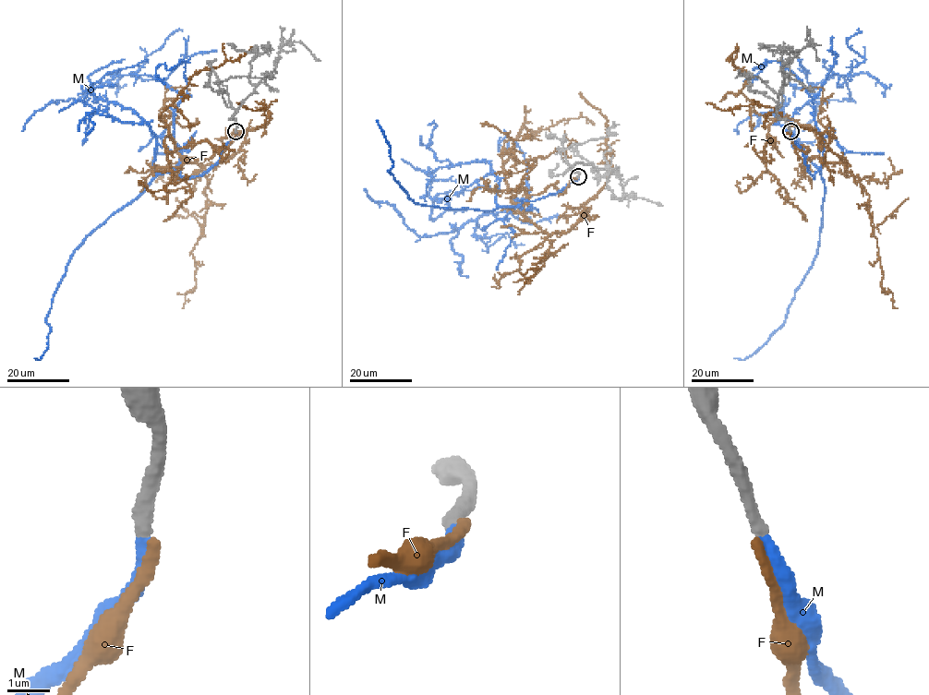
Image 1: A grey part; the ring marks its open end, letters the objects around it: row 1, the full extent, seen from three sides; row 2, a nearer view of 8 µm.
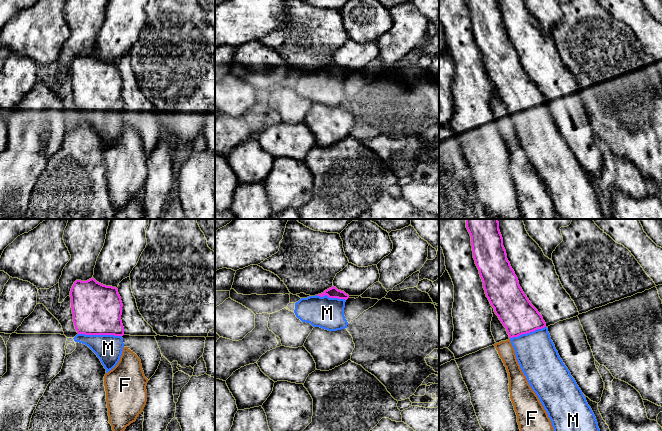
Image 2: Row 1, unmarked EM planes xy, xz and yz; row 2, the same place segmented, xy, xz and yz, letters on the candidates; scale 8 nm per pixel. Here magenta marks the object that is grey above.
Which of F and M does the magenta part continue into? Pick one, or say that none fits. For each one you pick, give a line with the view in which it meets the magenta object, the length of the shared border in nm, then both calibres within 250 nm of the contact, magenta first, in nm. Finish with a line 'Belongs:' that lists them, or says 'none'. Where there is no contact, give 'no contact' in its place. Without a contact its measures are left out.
M: contact in xy; length 360 nm; calibres 400 and 220 nm
Belongs: M

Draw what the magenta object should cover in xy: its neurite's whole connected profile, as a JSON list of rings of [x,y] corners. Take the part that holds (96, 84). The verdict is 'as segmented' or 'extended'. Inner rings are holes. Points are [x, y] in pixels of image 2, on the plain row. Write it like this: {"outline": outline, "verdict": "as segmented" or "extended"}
{"outline": [[[94,54],[76,56],[70,73],[78,109],[73,115],[88,122],[108,149],[119,138],[124,123],[123,80],[118,65],[103,61]]], "verdict": "extended"}

